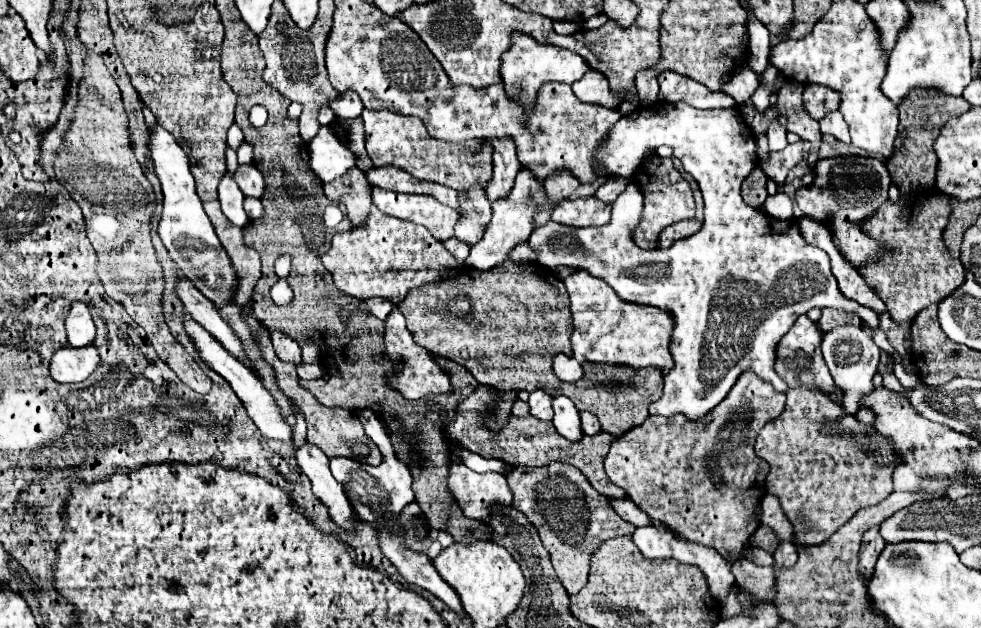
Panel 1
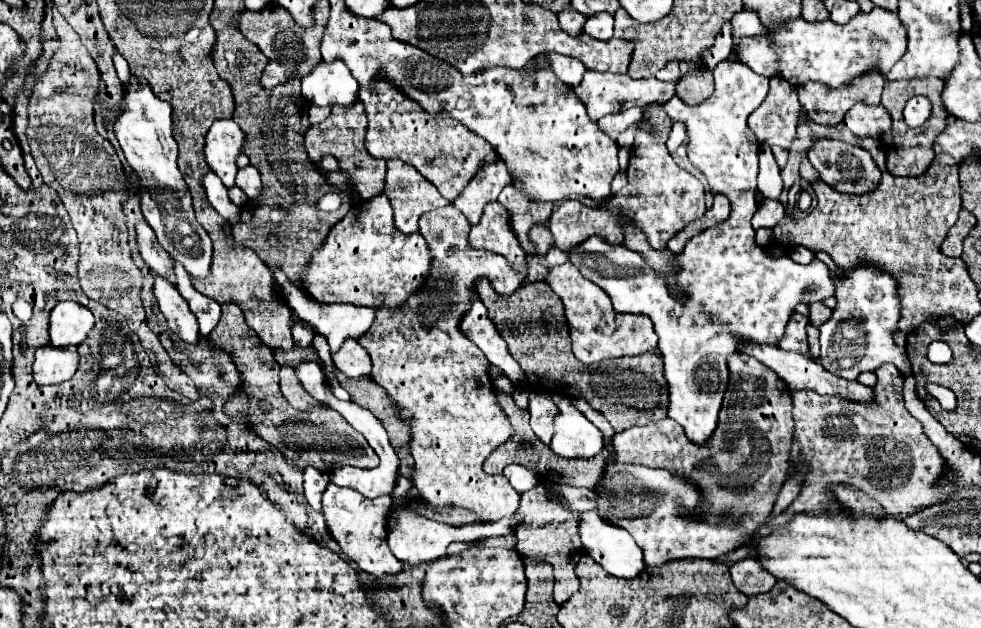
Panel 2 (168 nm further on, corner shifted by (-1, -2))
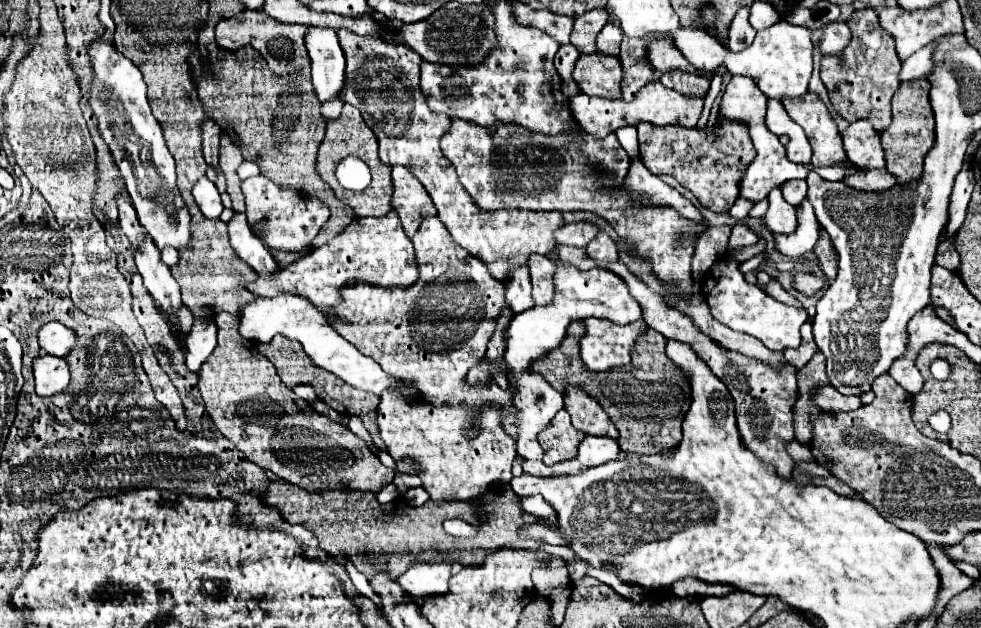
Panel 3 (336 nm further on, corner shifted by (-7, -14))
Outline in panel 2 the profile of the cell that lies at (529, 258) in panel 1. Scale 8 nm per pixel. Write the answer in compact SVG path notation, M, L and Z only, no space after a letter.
M455 206L421 216L419 232L427 238L433 254L429 282L425 290L409 298L401 310L377 310L369 334L365 334L359 344L371 356L371 378L397 402L401 408L399 416L411 420L411 454L415 458L413 484L421 498L435 508L465 508L479 520L493 522L513 516L519 508L521 494L507 478L485 474L481 464L499 444L513 436L513 428L505 412L497 406L487 374L487 358L473 342L463 338L457 330L457 322L469 308L477 278L485 276L499 294L511 294L527 276L529 266L543 262L555 242L547 226L533 226L529 240L535 252L525 256L519 270L513 270L505 256L469 248L469 230L467 218Z

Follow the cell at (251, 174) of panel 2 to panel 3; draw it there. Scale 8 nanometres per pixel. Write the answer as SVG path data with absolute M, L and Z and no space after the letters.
M253 176L243 180L241 184L243 196L245 196L245 214L247 222L252 228L265 220L267 224L261 234L263 242L271 250L283 250L283 252L303 252L311 246L313 238L319 234L321 226L329 220L331 212L325 202L319 198L307 196L295 188L283 188L277 182L271 182L265 176Z

